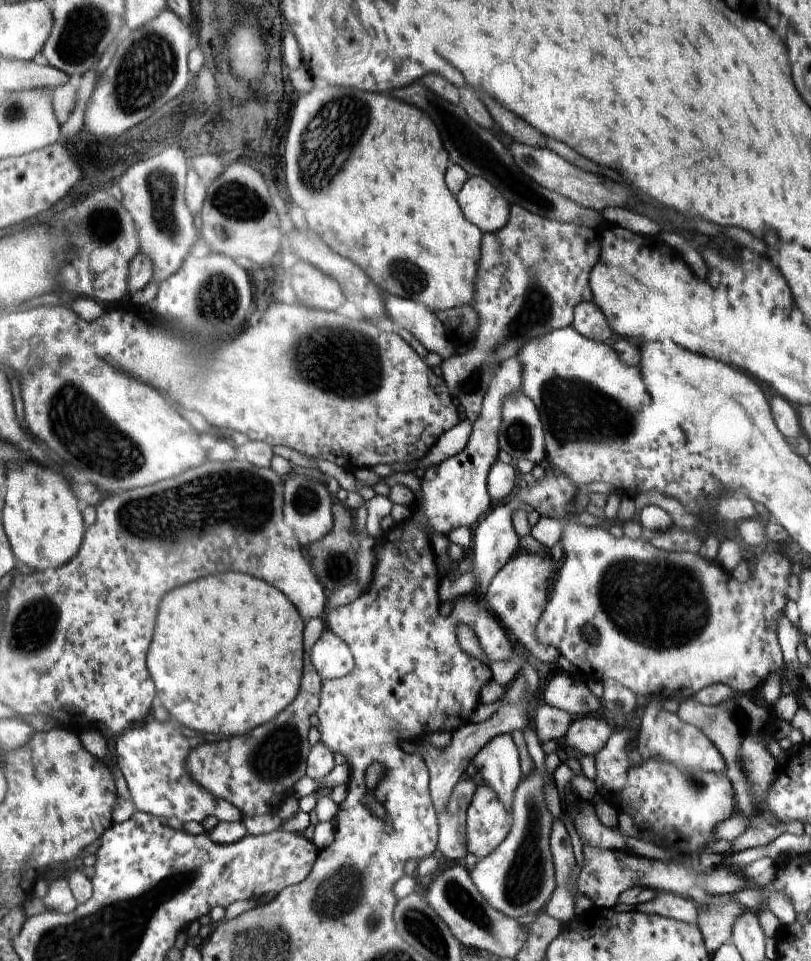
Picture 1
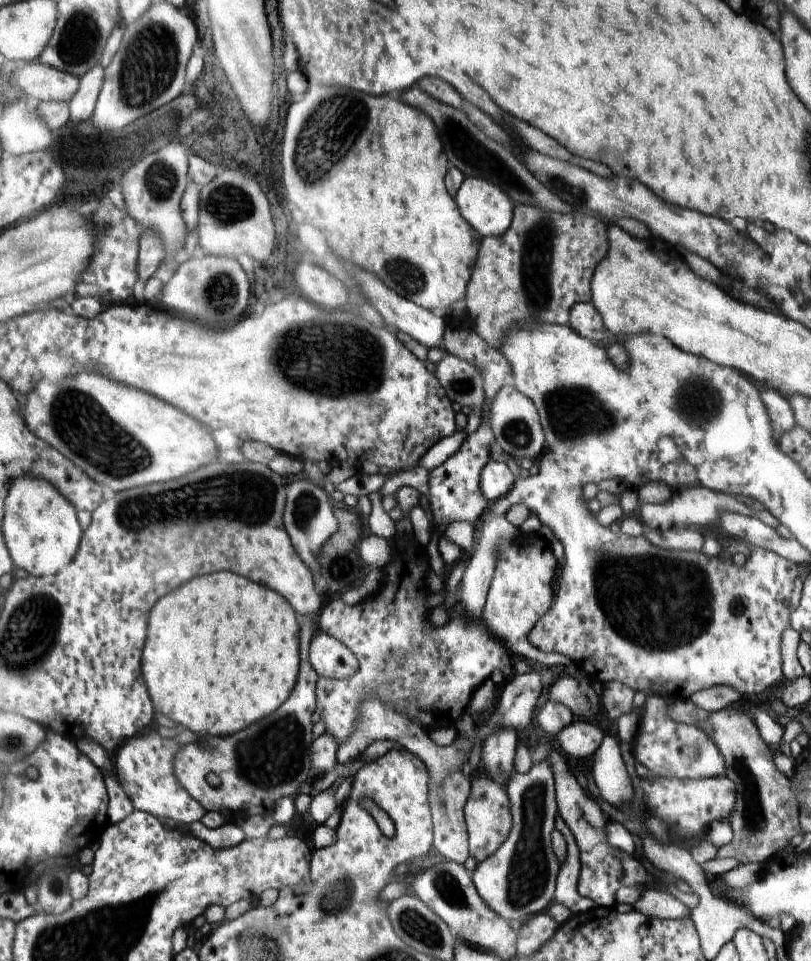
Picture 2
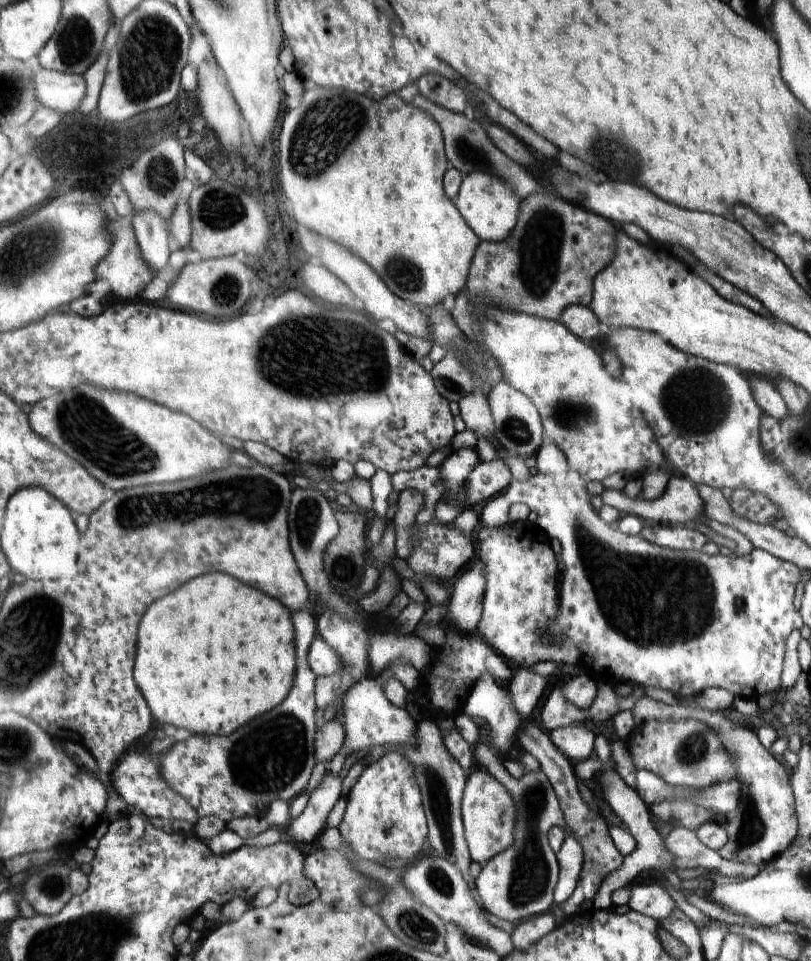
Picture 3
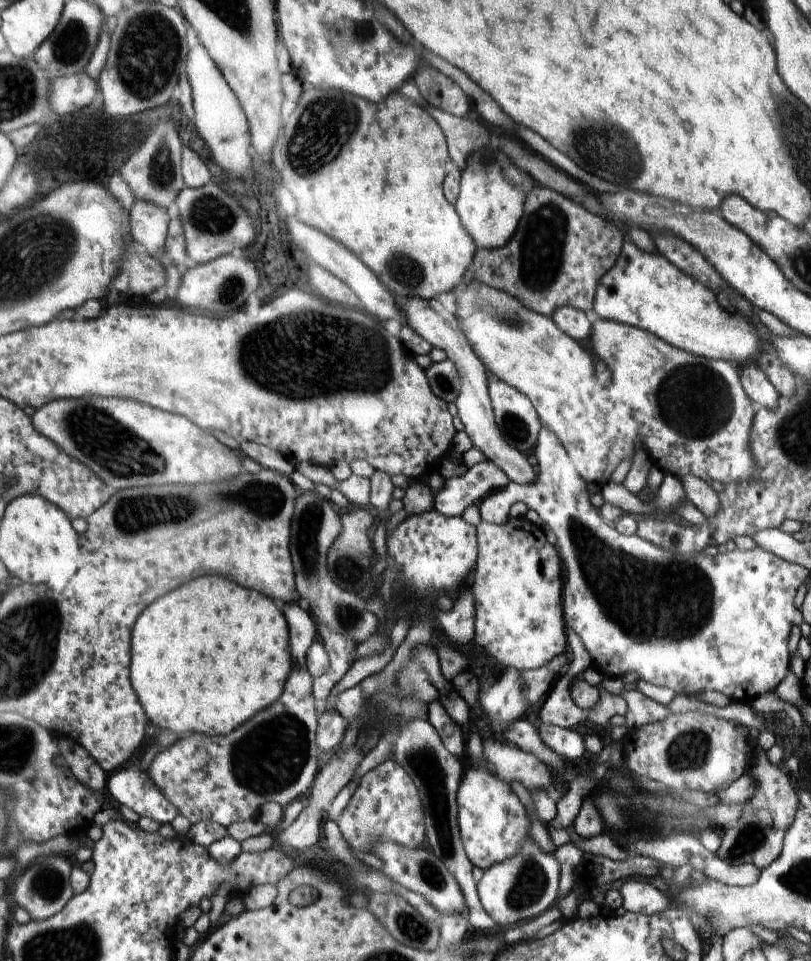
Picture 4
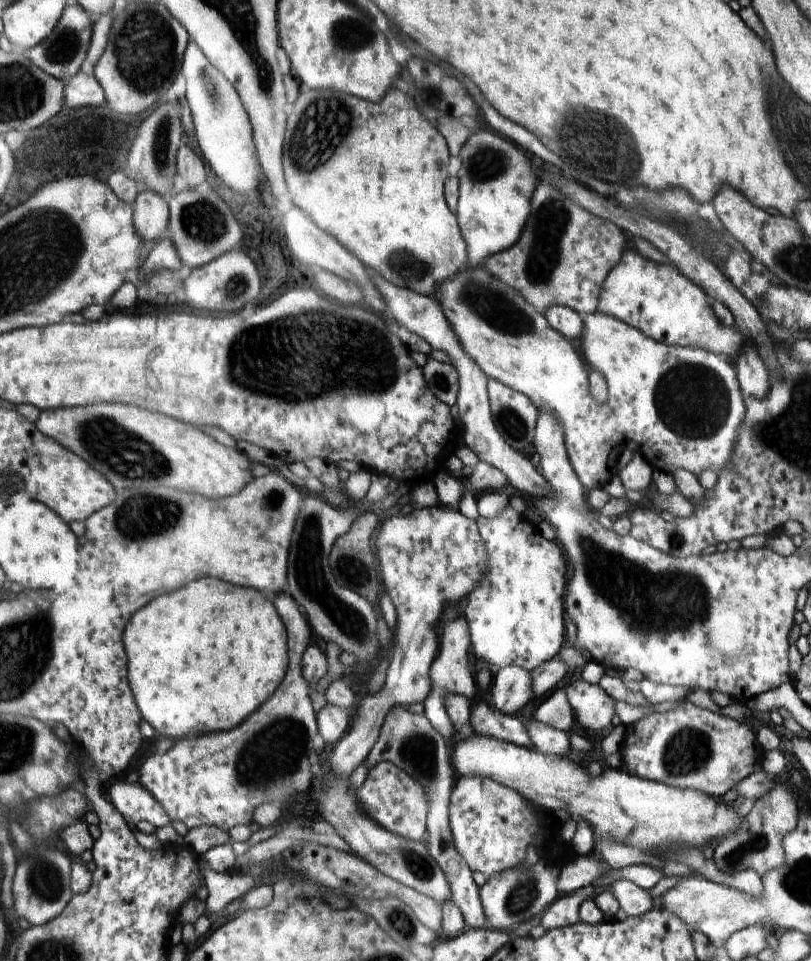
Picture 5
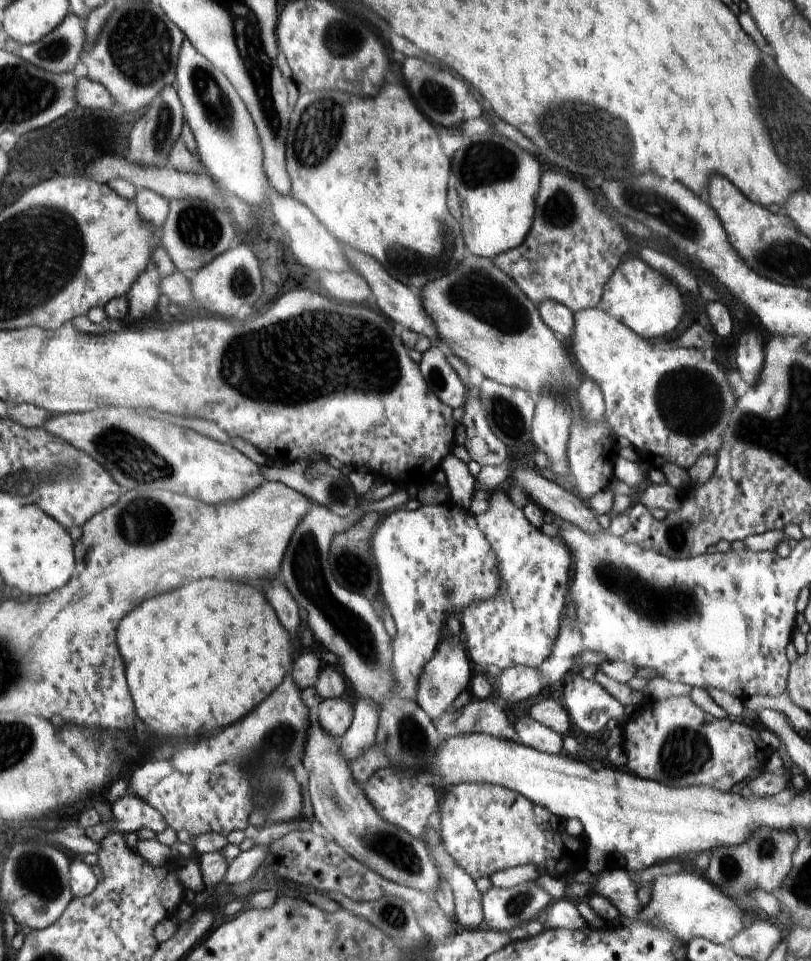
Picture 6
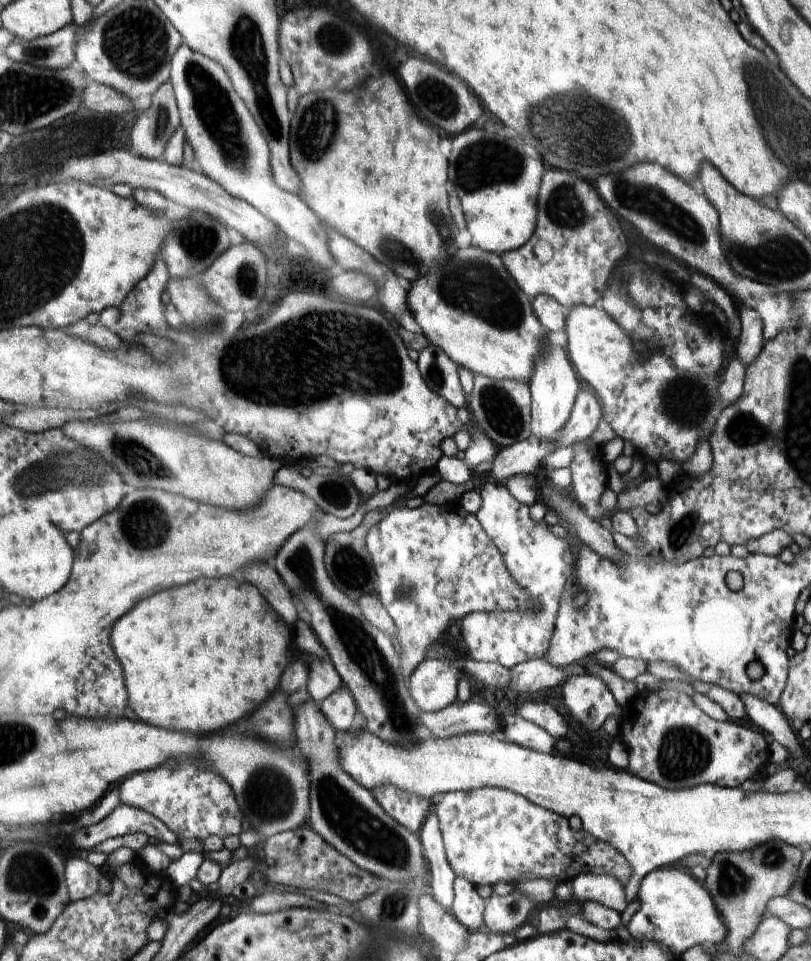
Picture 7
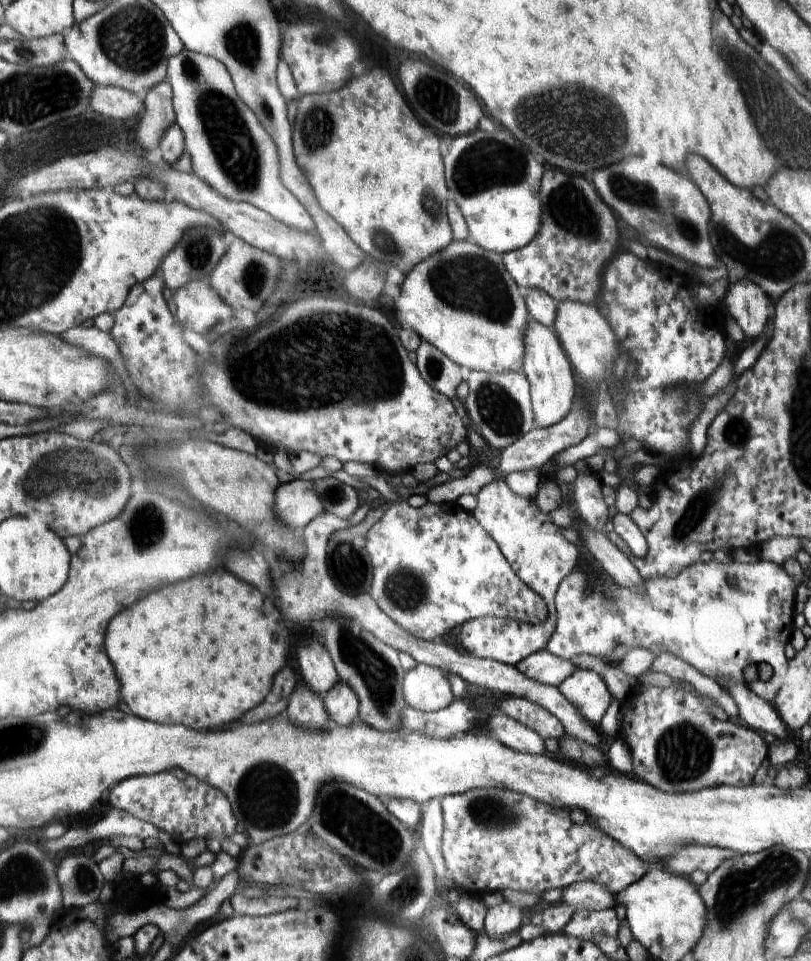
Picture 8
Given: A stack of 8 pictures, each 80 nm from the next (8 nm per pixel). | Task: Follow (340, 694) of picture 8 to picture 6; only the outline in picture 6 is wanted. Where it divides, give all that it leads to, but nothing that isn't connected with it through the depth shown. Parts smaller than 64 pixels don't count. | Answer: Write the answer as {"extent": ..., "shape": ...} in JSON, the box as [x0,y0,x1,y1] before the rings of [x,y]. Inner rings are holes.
{"extent":[319,693,354,738],"shape":[[[350,693],[333,699],[322,699],[319,704],[320,726],[335,738],[344,736],[353,724],[354,699]]]}

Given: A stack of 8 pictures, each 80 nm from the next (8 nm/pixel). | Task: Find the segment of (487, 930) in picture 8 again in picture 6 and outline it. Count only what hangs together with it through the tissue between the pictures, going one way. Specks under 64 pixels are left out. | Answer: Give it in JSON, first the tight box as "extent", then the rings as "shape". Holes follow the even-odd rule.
{"extent":[482,881,552,932],"shape":[[[536,881],[523,882],[509,889],[492,886],[482,896],[484,926],[502,932],[510,932],[537,919],[552,900]]]}

